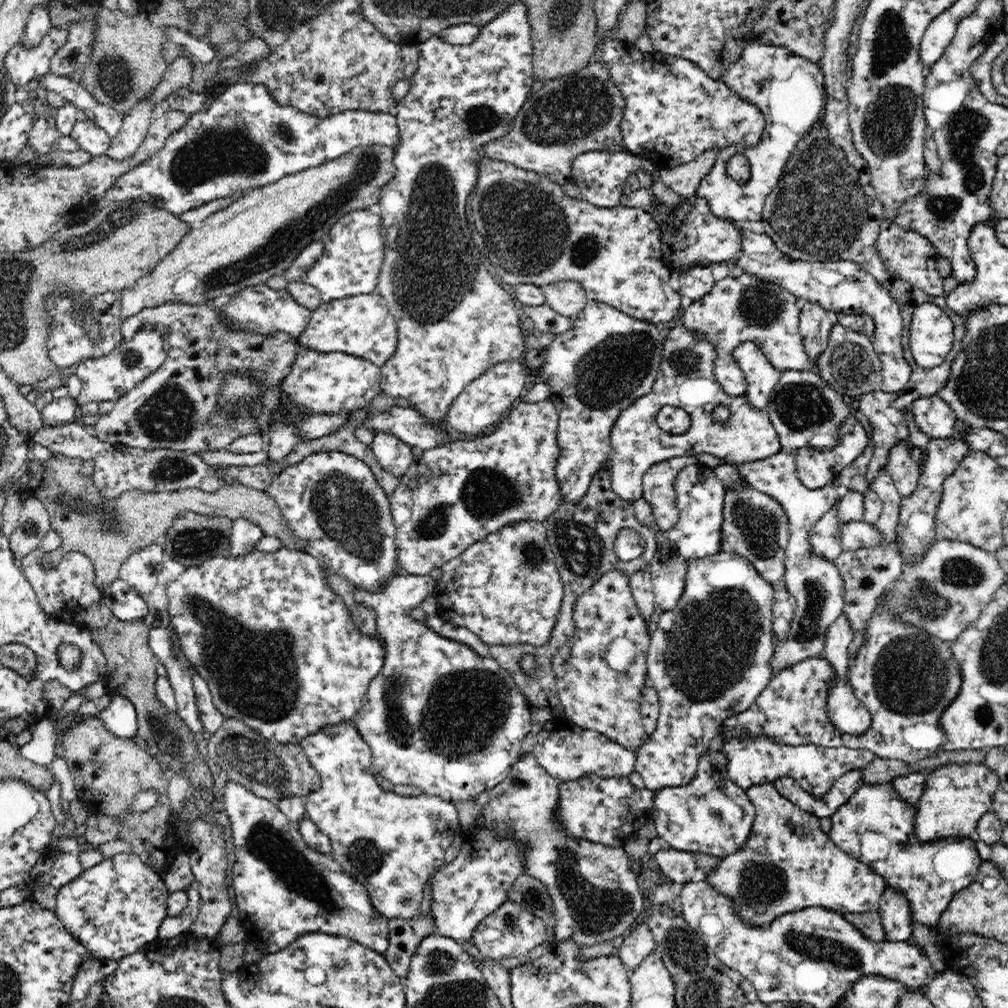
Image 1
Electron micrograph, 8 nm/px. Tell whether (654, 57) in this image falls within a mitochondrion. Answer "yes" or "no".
no

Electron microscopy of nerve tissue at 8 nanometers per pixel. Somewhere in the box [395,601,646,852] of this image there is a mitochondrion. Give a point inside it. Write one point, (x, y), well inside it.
(488, 687)

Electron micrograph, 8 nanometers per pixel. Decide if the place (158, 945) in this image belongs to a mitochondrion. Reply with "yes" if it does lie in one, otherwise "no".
no

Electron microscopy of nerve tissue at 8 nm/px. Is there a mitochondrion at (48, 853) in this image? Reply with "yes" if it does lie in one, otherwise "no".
no

